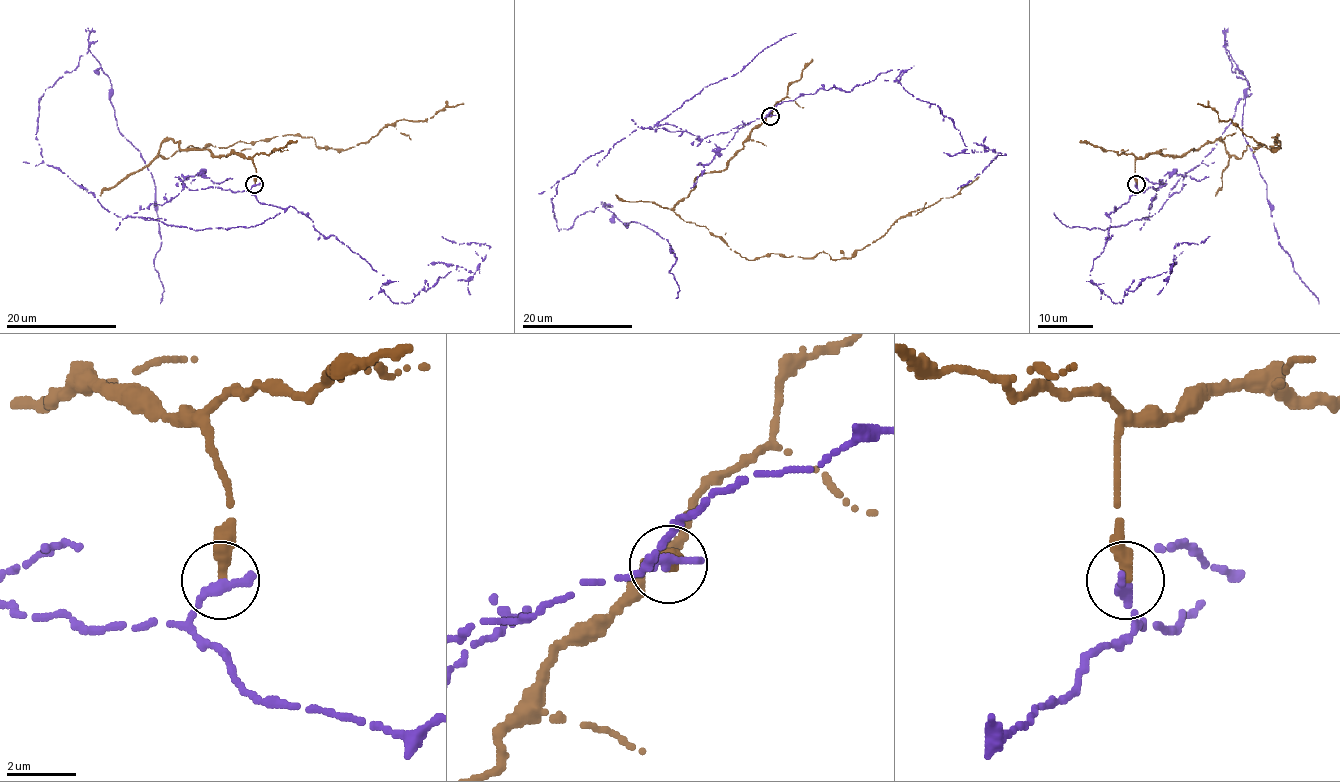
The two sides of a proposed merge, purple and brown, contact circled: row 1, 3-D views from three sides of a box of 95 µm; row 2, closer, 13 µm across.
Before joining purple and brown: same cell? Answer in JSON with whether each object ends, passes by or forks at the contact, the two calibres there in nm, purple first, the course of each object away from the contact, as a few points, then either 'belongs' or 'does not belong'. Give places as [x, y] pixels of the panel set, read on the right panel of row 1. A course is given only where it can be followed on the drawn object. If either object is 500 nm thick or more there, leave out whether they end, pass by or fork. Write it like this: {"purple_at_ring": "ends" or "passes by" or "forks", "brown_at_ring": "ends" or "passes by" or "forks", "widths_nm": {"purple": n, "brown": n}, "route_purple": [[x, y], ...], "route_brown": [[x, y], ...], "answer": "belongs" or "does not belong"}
{"purple_at_ring": "ends", "brown_at_ring": "ends", "widths_nm": {"purple": 360, "brown": 360}, "route_purple": [[1136, 184], [1159, 187], [1148, 218], [1215, 148], [1251, 93], [1227, 51], [1279, 244], [1319, 304]], "route_brown": [[1136, 184], [1151, 154], [1220, 140], [1240, 158], [1277, 134], [1279, 148], [1197, 104]], "answer": "does not belong"}

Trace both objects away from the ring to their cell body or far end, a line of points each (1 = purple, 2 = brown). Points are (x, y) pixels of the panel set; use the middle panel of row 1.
1: (770, 115), (700, 139), (639, 128), (557, 182), (559, 230), (604, 207), (667, 240), (675, 298)
2: (770, 115), (728, 165), (703, 172), (674, 207), (747, 259), (824, 251), (850, 258), (899, 218), (979, 176)

